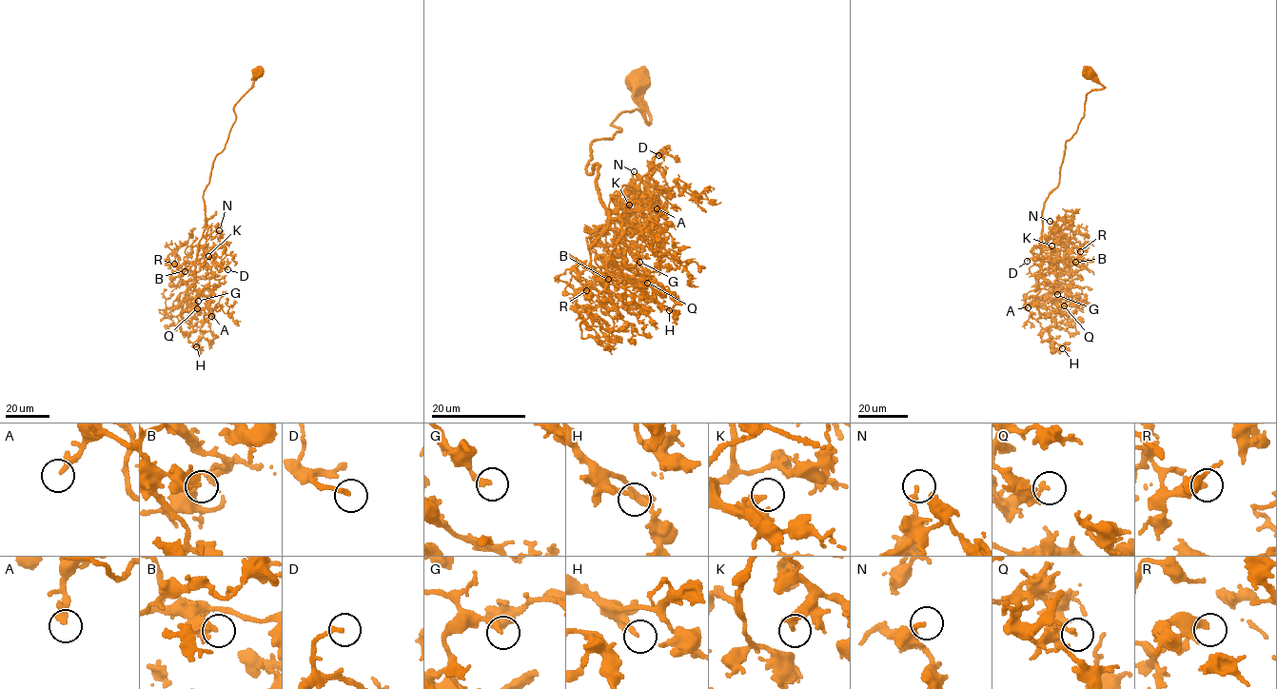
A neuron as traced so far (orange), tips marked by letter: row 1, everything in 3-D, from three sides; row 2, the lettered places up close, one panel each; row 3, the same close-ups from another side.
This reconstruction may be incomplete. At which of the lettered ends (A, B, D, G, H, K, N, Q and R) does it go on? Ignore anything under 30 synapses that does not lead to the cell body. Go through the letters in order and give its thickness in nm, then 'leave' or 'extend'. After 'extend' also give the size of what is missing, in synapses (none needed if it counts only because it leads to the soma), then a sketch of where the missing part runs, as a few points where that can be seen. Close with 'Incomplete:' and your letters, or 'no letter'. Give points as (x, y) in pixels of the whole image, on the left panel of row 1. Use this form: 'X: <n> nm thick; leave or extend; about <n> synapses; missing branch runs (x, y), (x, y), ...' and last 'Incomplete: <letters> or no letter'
A: 320 nm thick; leave
B: 240 nm thick; leave
D: 190 nm thick; extend; about 40 synapses
G: 240 nm thick; extend; about 80 synapses; missing branch runs (198, 301), (206, 288)
H: 170 nm thick; leave
K: 200 nm thick; leave
N: 190 nm thick; leave
Q: 200 nm thick; leave
R: 280 nm thick; leave
Incomplete: D, G

